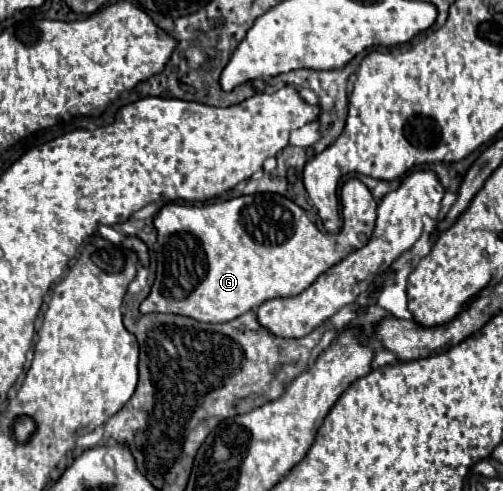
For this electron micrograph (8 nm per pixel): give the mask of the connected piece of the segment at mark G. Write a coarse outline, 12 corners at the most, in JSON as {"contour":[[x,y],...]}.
{"contour":[[257,193],[166,204],[141,313],[227,323],[299,295],[371,238],[377,203],[343,225]]}

